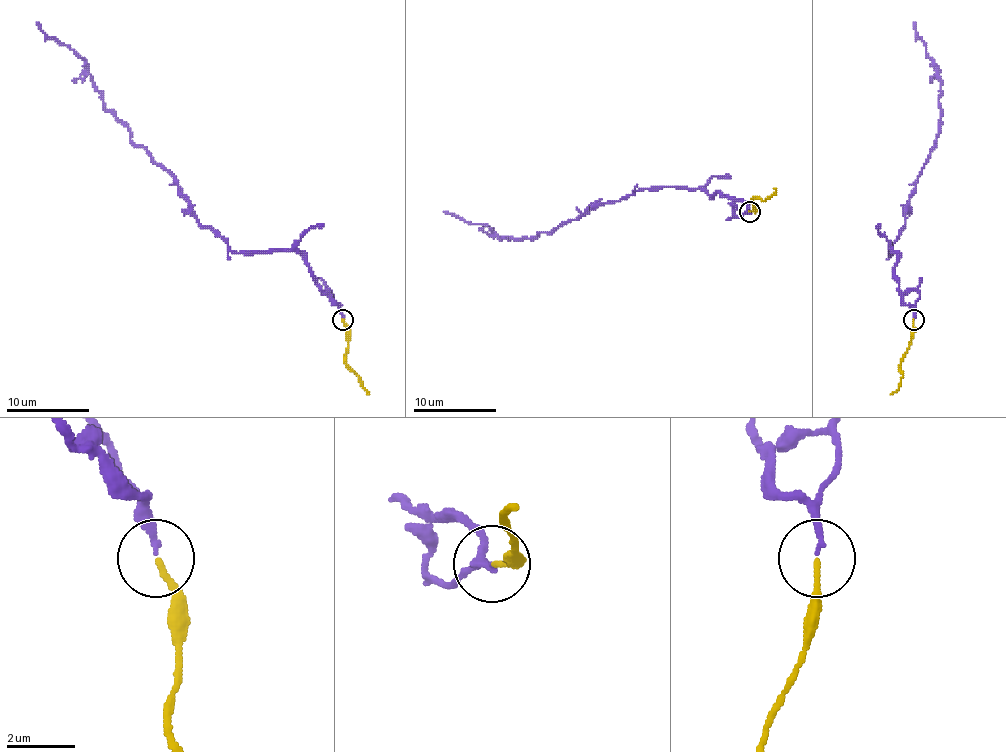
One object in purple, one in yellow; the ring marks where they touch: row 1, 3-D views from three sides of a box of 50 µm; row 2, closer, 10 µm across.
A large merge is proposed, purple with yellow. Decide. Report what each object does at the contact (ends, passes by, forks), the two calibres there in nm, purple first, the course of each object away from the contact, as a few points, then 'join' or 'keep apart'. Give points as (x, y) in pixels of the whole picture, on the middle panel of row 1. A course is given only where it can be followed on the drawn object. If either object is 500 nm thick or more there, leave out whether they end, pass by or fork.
purple ends; yellow ends; calibres 170 and 150 nm; course purple (749, 211), (745, 203), (701, 188), (641, 188), (528, 238), (499, 238), (487, 226), (443, 211); course yellow (749, 211), (755, 209), (753, 199), (767, 199), (776, 190), (774, 188); keep apart

